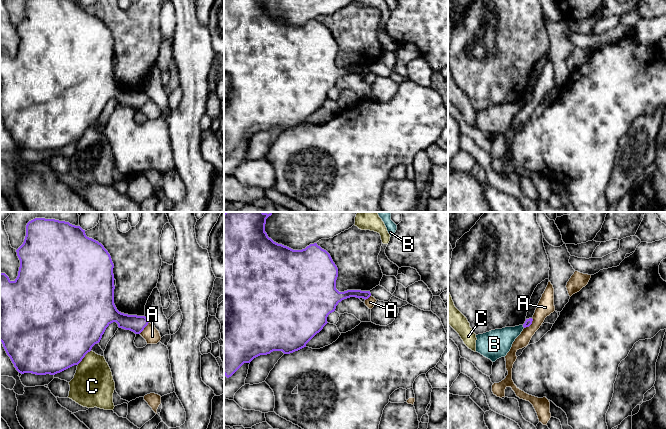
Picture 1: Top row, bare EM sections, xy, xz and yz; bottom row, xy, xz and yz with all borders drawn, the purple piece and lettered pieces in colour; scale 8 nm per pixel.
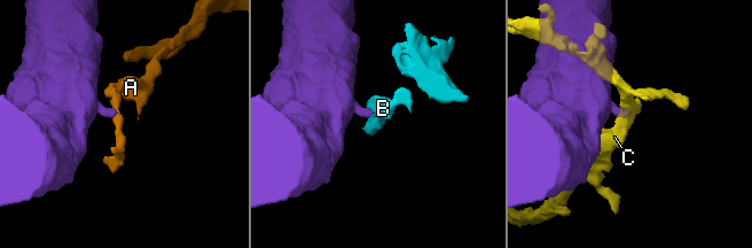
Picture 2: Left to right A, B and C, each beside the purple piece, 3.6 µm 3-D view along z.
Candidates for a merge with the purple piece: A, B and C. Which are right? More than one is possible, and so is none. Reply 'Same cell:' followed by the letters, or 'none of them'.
Same cell: none of them

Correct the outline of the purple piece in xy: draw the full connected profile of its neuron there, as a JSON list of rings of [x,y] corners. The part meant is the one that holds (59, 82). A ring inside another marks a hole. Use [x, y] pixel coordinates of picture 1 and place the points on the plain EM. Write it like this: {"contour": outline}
{"contour": [[[27,0],[24,18],[16,28],[20,36],[17,54],[11,57],[5,49],[0,49],[0,117],[19,149],[55,151],[74,141],[78,141],[85,131],[91,127],[92,123],[100,118],[106,104],[113,98],[116,98],[119,104],[130,106],[135,110],[140,110],[148,101],[149,97],[145,92],[128,91],[117,86],[114,80],[115,55],[111,32],[101,19],[87,13],[85,6],[80,2],[72,0]]]}

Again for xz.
{"contour": [[[224,0],[224,151],[231,153],[244,139],[250,139],[260,131],[267,131],[273,127],[282,127],[290,130],[298,127],[328,99],[327,93],[334,88],[339,78],[350,73],[368,75],[370,67],[347,66],[339,68],[336,65],[338,44],[330,30],[317,19],[310,20],[305,25],[293,26],[282,20],[274,18],[265,8],[265,0]]]}

